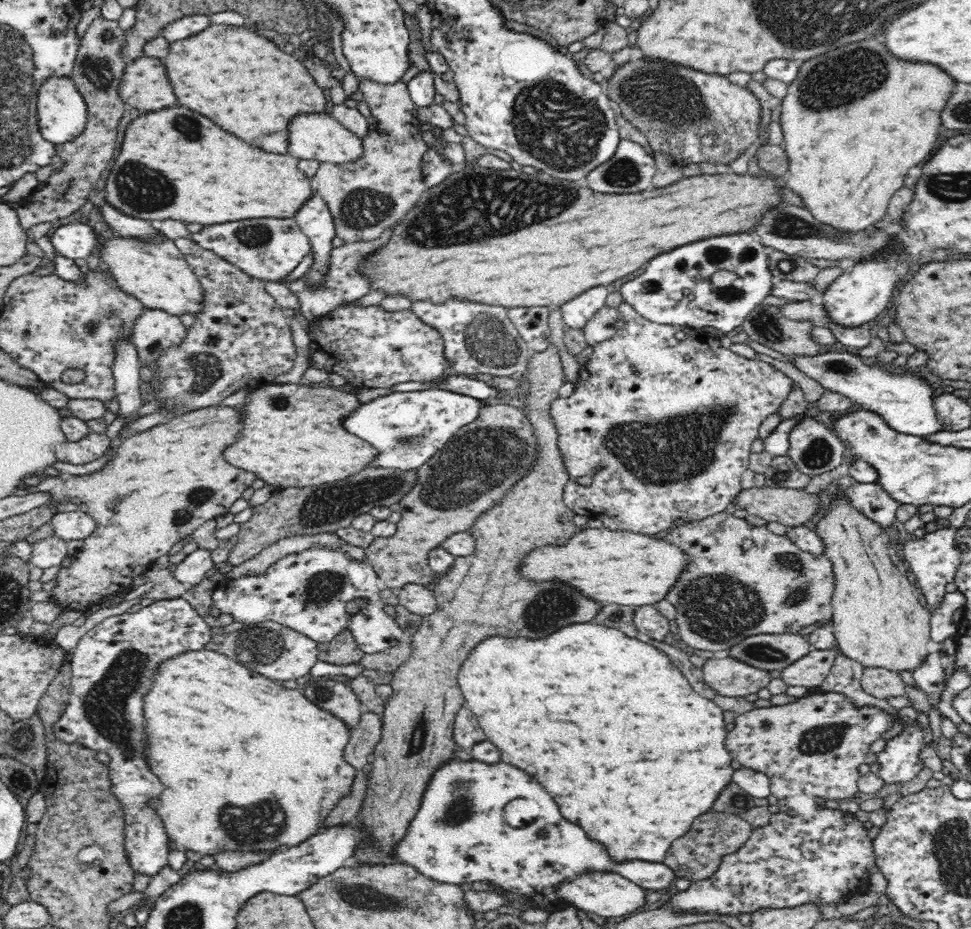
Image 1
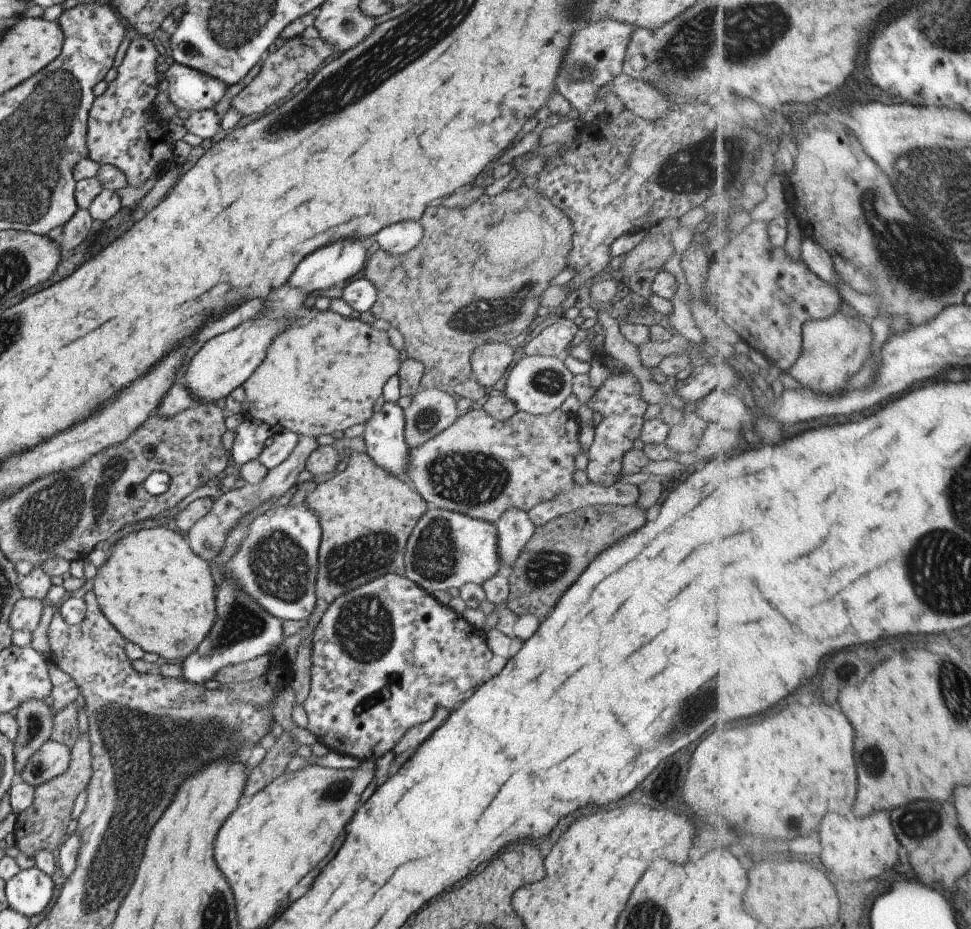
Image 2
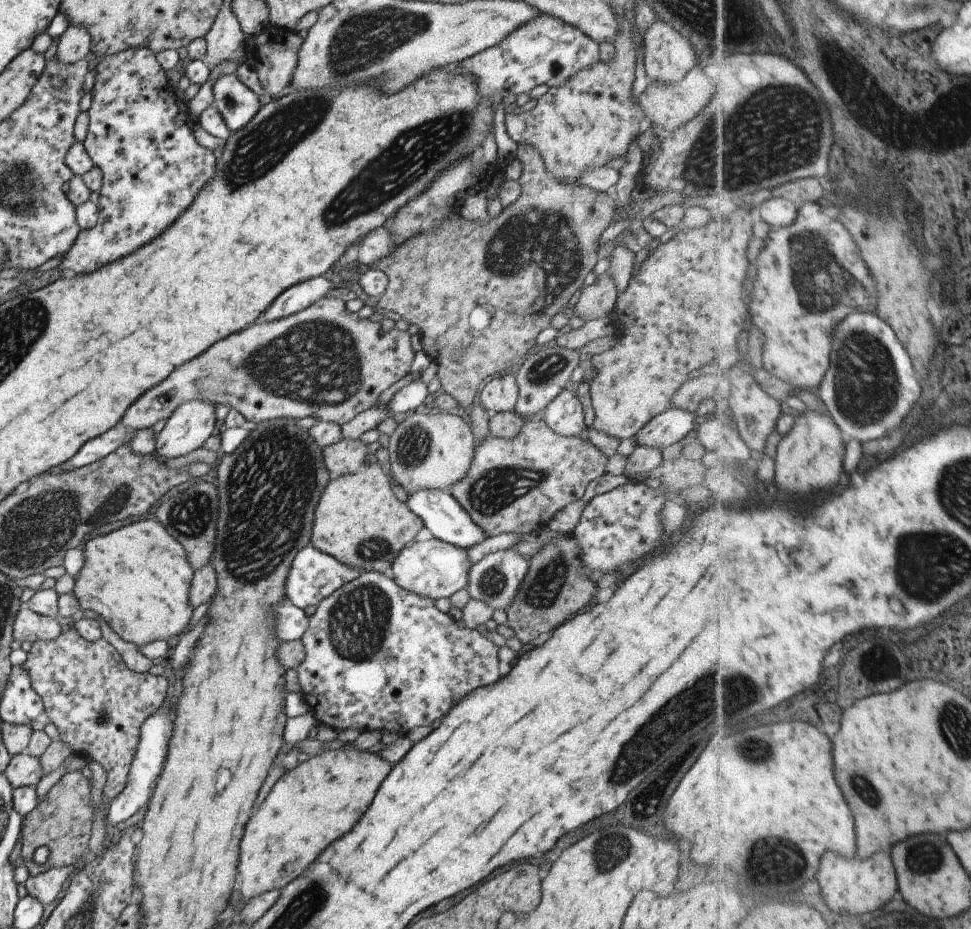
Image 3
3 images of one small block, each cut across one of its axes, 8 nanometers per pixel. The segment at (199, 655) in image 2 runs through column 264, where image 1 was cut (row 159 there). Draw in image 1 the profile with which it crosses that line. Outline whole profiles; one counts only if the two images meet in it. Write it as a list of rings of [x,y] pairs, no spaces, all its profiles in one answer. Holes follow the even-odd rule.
[[[628,139],[620,140],[614,156],[588,173],[583,179],[583,185],[604,194],[634,194],[653,189],[656,163],[654,157],[648,155],[644,148]]]

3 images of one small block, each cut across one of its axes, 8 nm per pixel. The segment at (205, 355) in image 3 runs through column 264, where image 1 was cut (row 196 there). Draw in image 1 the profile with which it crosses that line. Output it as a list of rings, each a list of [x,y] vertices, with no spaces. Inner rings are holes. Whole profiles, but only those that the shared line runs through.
[[[357,77],[358,90],[362,92],[371,115],[376,119],[376,126],[361,138],[363,153],[355,161],[344,164],[320,163],[313,176],[314,195],[325,200],[334,221],[336,236],[350,242],[370,242],[376,240],[384,230],[394,226],[402,216],[412,210],[422,193],[427,189],[422,176],[422,160],[430,148],[422,139],[422,124],[416,118],[417,106],[409,95],[407,84],[398,81],[392,84],[372,82],[366,78]]]

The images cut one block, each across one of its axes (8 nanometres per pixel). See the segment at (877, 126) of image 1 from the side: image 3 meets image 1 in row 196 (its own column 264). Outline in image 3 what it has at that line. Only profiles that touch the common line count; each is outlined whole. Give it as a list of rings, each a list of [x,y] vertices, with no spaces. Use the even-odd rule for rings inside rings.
[[[340,748],[312,756],[280,777],[264,800],[262,808],[258,808],[258,812],[246,824],[238,858],[242,902],[262,895],[263,892],[284,888],[288,882],[300,876],[300,872],[304,872],[328,844],[350,832],[390,770],[392,766],[388,761],[376,753]]]

